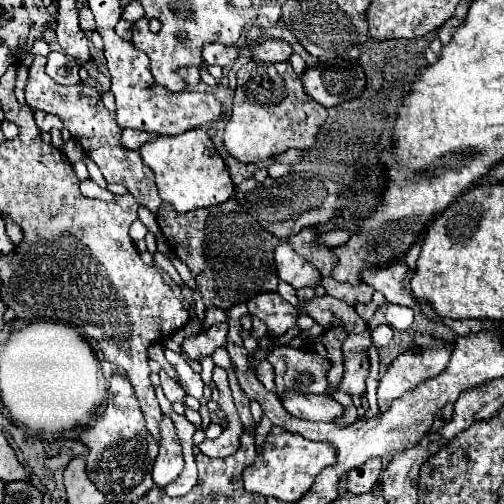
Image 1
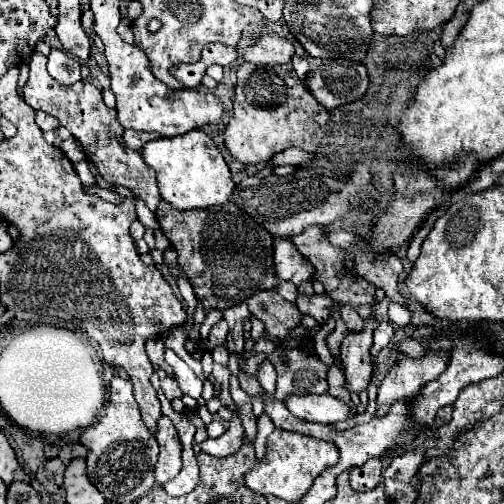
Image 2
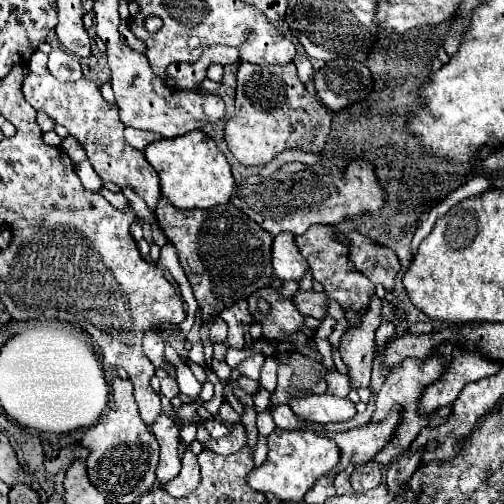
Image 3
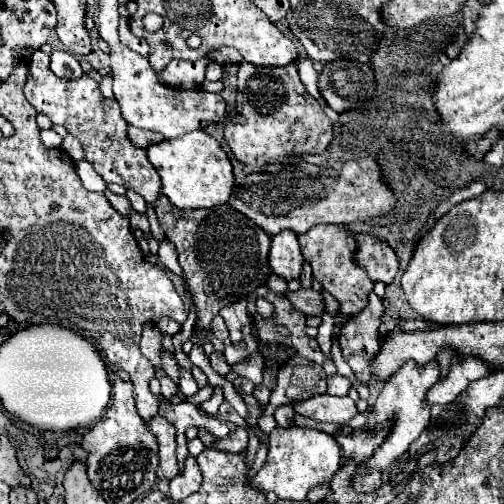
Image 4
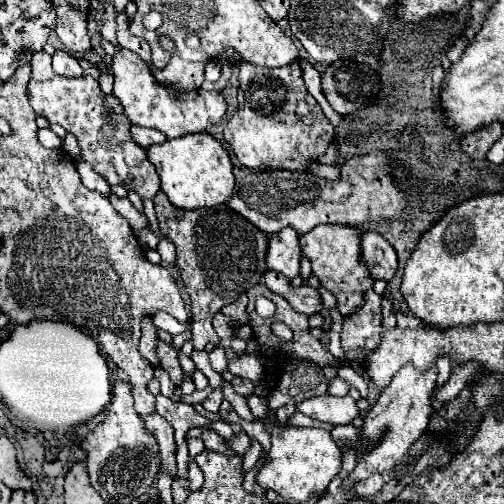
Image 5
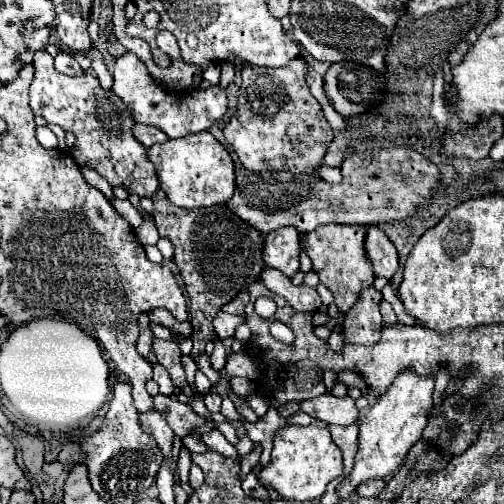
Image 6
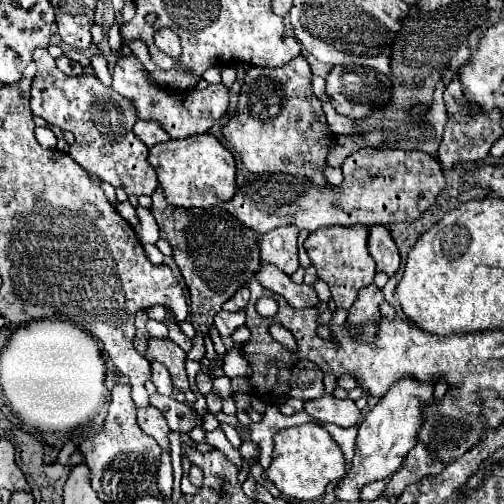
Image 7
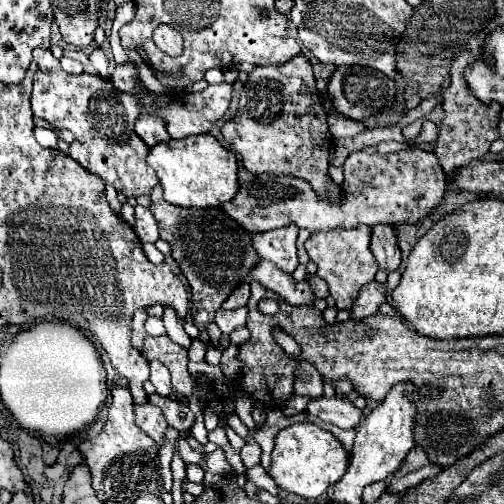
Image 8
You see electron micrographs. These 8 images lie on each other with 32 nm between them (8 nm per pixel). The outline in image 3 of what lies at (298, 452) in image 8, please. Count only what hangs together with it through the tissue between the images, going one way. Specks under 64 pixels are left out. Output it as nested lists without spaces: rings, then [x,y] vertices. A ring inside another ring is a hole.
[[[280,430],[268,436],[268,458],[266,462],[248,474],[248,484],[262,494],[276,494],[284,502],[300,502],[314,482],[326,476],[340,462],[340,448],[328,436],[316,436],[312,430]]]

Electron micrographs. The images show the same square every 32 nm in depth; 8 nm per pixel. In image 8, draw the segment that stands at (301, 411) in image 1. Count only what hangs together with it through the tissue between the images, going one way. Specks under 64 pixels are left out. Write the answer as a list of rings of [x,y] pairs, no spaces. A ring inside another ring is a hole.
[[[314,398],[308,404],[308,412],[342,430],[350,430],[364,420],[364,412],[346,398]]]

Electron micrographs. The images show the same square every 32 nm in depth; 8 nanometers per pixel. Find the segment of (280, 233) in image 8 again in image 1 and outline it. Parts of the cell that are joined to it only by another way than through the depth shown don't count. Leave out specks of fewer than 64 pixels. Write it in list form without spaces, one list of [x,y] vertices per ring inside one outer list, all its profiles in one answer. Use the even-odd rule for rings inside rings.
[[[282,240],[276,246],[276,268],[278,268],[280,280],[292,284],[296,290],[304,286],[314,288],[320,282],[318,270],[310,262],[306,262],[302,256],[298,256],[286,240]]]

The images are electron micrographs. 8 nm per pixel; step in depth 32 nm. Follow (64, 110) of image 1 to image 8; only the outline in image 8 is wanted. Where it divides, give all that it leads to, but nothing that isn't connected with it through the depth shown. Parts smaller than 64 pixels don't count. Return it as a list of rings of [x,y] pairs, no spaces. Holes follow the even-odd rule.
[[[36,48],[34,62],[38,62],[38,72],[34,76],[32,112],[52,126],[68,128],[74,134],[68,156],[126,196],[150,194],[158,184],[158,176],[146,164],[148,146],[134,132],[134,122],[142,112],[140,100],[126,92],[116,92],[110,78],[86,72],[78,76],[66,74],[60,68],[60,60],[56,60],[50,50]]]

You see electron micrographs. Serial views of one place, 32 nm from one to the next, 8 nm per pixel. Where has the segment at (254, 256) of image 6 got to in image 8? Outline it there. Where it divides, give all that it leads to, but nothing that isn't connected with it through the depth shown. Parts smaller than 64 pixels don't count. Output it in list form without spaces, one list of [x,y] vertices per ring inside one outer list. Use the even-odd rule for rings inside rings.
[[[156,184],[150,192],[152,214],[160,226],[160,238],[166,240],[172,248],[172,258],[178,262],[182,274],[192,286],[192,318],[200,330],[206,330],[206,324],[214,320],[214,314],[220,310],[222,302],[230,292],[248,278],[250,270],[258,262],[258,256],[252,248],[250,232],[242,230],[234,220],[222,214],[220,208],[180,208],[162,198],[162,186]]]

